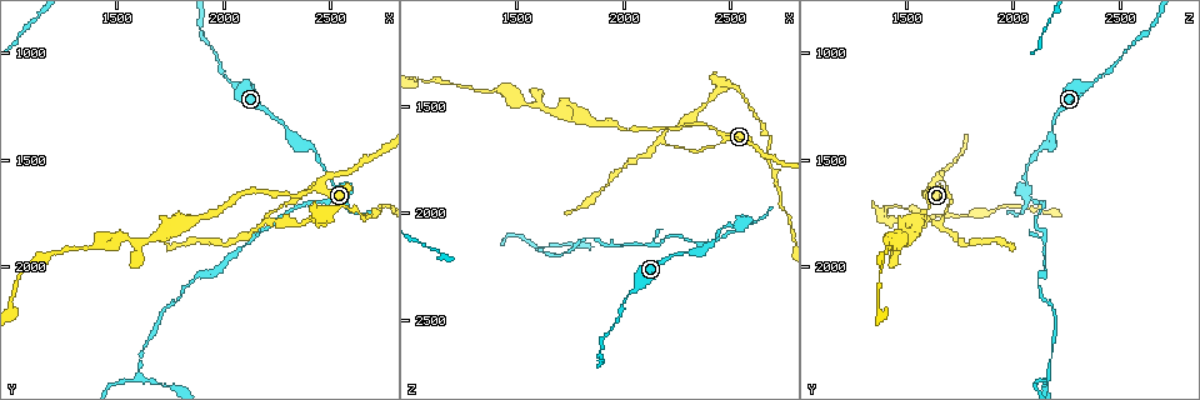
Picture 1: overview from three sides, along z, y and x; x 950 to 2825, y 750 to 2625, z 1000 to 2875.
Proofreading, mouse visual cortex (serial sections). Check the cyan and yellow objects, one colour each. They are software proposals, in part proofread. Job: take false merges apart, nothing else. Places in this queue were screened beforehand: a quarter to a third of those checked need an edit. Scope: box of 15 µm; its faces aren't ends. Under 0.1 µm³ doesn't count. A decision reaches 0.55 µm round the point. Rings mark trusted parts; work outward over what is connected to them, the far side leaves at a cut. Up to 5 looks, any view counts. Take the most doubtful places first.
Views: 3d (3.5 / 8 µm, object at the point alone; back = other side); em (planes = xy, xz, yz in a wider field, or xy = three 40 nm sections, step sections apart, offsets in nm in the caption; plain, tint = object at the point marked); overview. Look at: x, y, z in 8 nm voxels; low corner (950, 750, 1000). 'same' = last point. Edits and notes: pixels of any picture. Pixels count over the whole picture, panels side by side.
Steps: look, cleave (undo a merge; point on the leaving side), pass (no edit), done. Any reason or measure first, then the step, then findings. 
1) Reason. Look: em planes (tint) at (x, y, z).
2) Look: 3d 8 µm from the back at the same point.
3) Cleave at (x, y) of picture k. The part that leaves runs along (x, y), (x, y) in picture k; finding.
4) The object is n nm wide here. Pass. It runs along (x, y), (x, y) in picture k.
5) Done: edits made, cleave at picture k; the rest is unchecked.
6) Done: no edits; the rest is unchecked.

Abrupt turn. Look: 3d 3.5 µm at (2440, 1610, 1690).

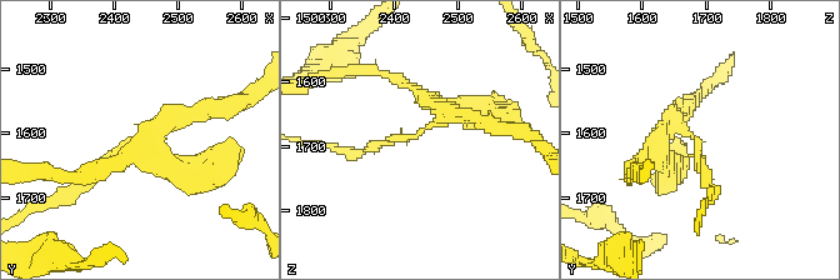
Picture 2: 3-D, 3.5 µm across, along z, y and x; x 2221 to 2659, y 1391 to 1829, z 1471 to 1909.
4 arms meet here; the arms are 150, 150, 250, 250 nm wide. Look: em xy step 3 (tint) at (2430, 1610, 1685).

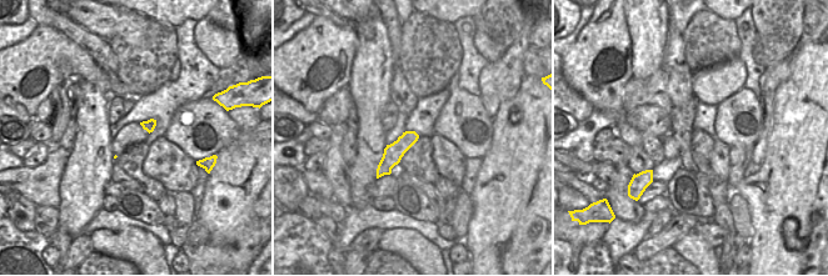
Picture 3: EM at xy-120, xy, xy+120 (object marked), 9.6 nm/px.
Cleave at (400, 138) of picture 2. The part that leaves runs along (679, 129), (695, 136), (710, 194) in picture 2; two cells meet here.

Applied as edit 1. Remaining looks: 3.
Look: overview.

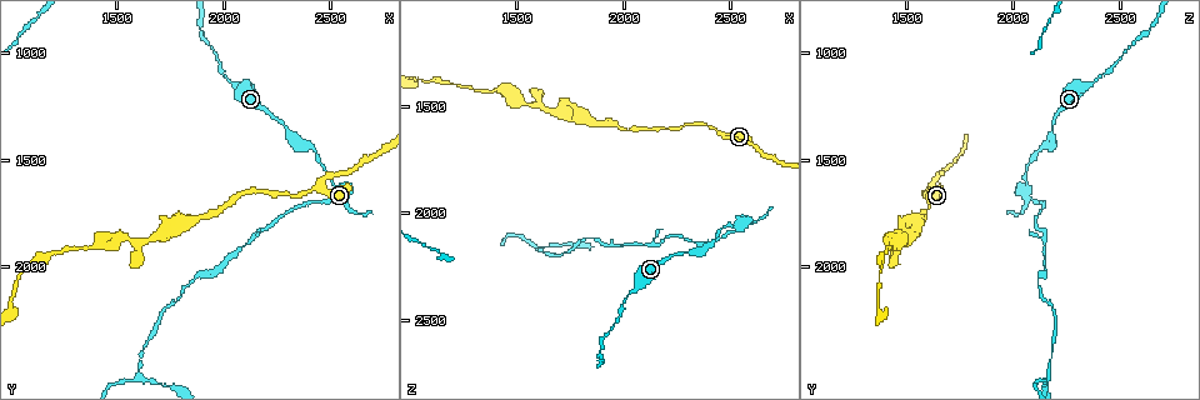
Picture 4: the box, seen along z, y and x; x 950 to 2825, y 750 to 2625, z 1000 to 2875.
Sharp bend. Look: 3d 3.5 µm at (2510, 1670, 2080).

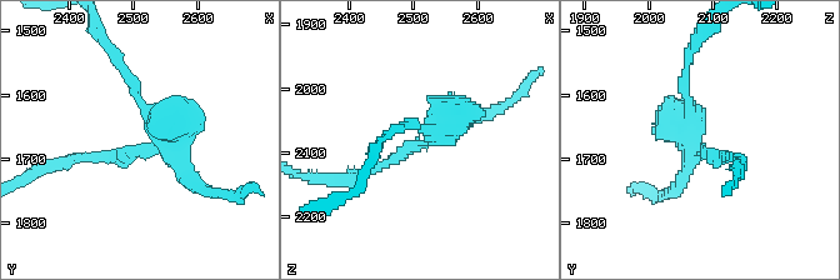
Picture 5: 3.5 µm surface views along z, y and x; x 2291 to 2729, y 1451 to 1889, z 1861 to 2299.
Look: em xy step 2 (tint) at (2530, 1680, 2080).

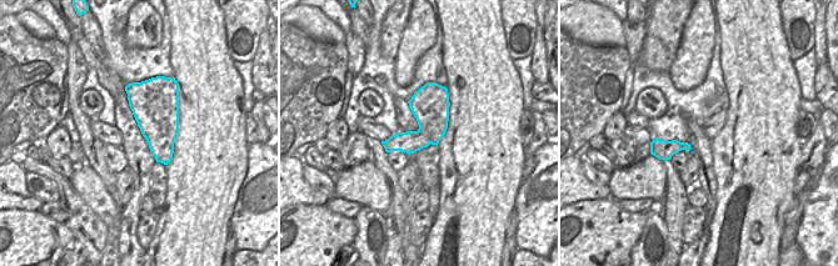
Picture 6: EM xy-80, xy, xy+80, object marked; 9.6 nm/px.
Cleave at (394, 159) of picture 5. A border runs along (418, 130), (430, 142) in picture 6; two cells meet here.

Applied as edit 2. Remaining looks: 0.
Done: edits made, cleave at picture 2, cleave at picture 5; the rest is unchecked.

